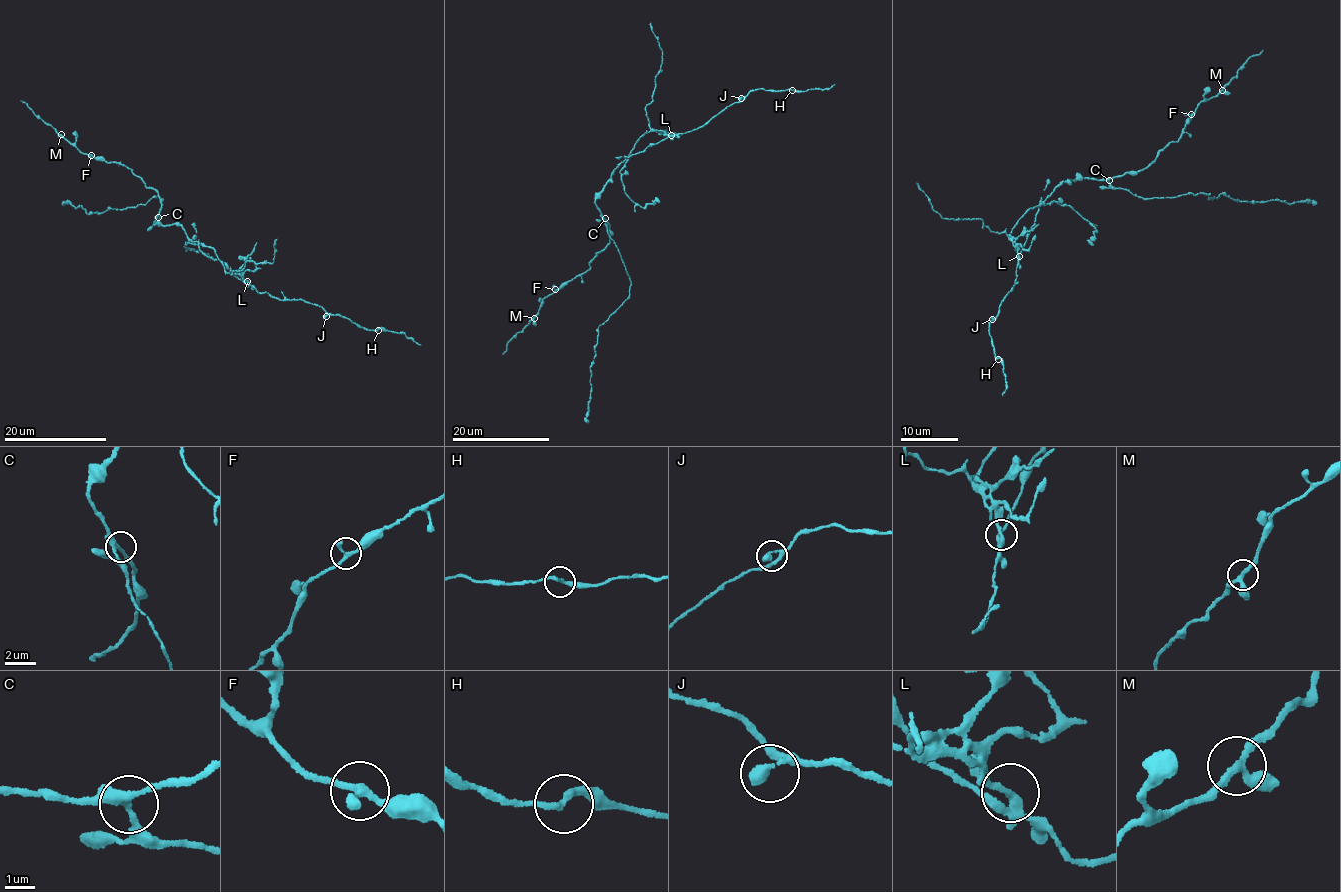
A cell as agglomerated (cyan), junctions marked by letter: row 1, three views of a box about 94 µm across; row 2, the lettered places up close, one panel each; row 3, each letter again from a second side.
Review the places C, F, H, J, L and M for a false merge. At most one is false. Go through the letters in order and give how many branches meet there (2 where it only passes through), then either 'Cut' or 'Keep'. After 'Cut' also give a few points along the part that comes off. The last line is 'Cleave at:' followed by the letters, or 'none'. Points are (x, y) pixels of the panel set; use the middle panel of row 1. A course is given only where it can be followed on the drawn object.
C: Branches: 3. Keep
F: Branches: 3. Keep
H: Branches: 2. Keep
J: Branches: 2. Keep
L: Branches: 3. Cut. Course of the part to remove: (672, 135), (659, 130), (645, 133), (635, 143), (620, 171), (625, 193), (636, 203), (645, 207), (660, 201)
M: Branches: 3. Keep
Cleave at: L

